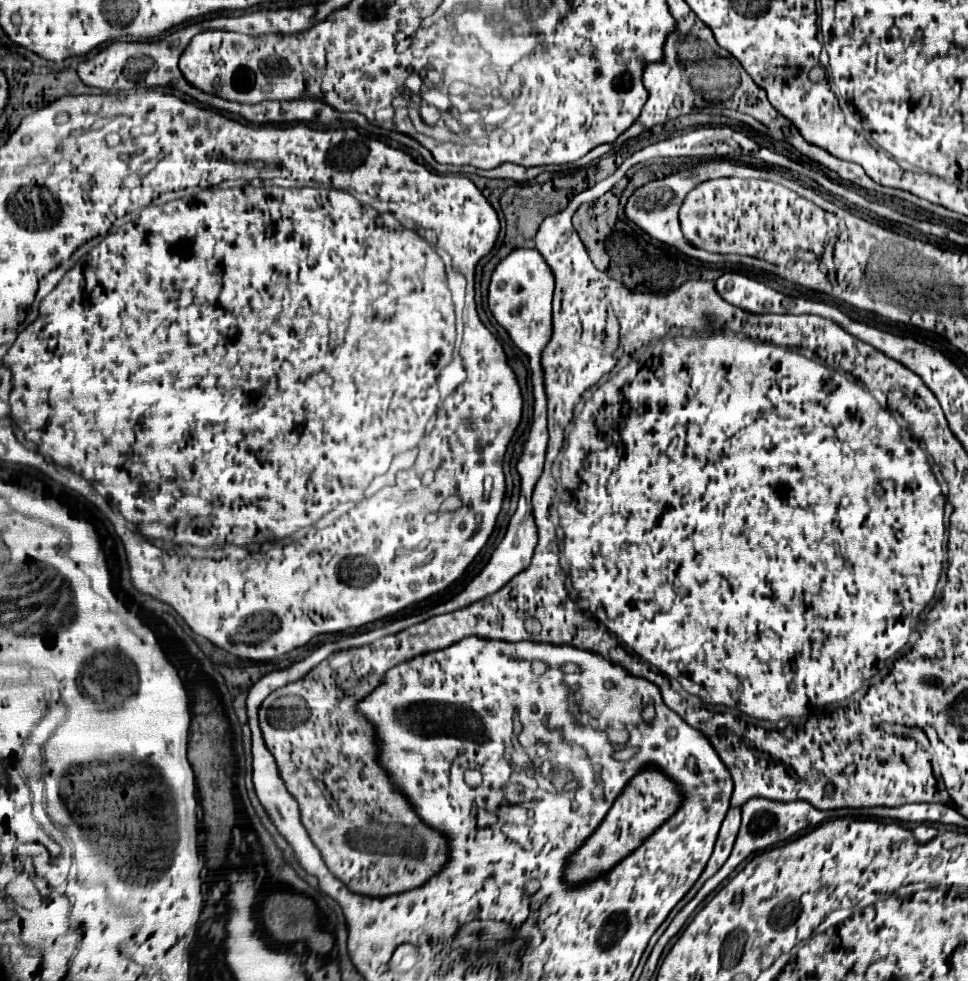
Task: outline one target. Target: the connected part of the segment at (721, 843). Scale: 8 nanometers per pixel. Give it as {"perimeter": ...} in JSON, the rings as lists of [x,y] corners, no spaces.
{"perimeter":[[[730,808],[724,822],[722,822],[714,852],[712,852],[712,856],[710,856],[708,864],[706,864],[706,872],[702,874],[702,878],[704,876],[710,878],[728,860],[728,856],[732,852],[732,846],[734,846],[734,840],[738,836],[738,830],[740,830],[740,808]]]}

